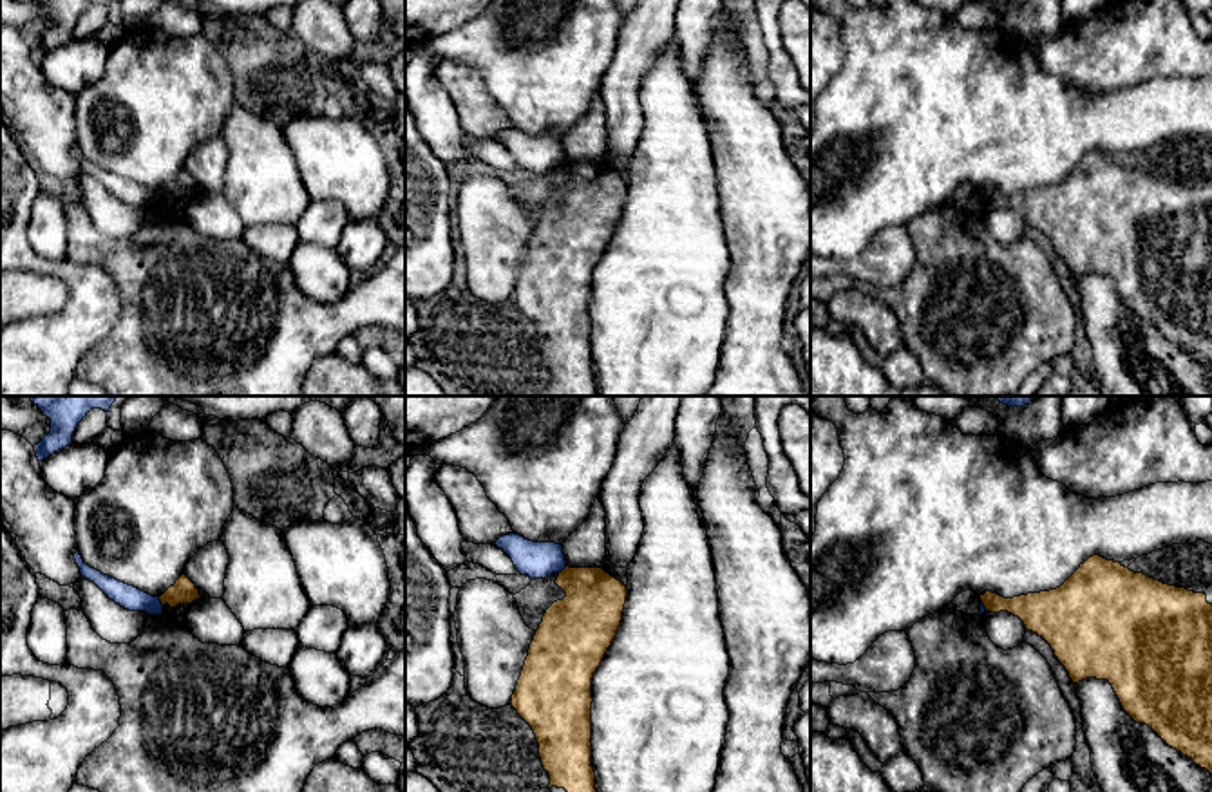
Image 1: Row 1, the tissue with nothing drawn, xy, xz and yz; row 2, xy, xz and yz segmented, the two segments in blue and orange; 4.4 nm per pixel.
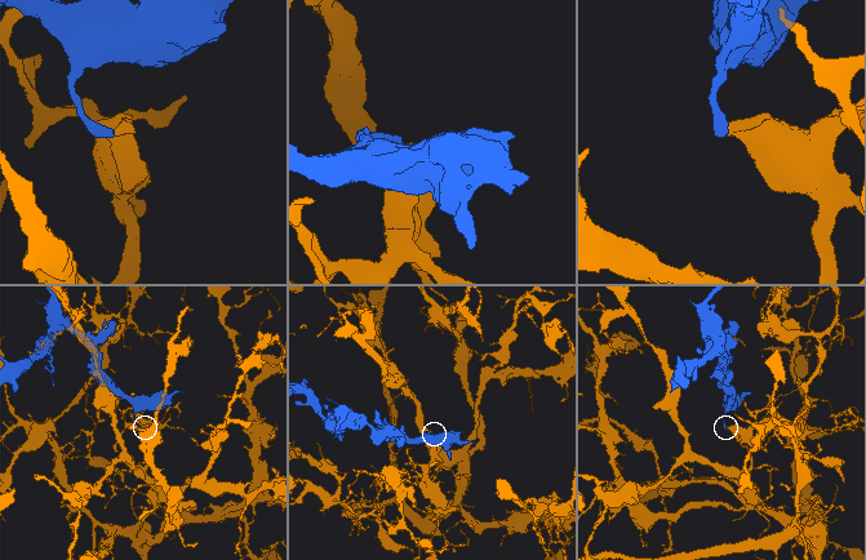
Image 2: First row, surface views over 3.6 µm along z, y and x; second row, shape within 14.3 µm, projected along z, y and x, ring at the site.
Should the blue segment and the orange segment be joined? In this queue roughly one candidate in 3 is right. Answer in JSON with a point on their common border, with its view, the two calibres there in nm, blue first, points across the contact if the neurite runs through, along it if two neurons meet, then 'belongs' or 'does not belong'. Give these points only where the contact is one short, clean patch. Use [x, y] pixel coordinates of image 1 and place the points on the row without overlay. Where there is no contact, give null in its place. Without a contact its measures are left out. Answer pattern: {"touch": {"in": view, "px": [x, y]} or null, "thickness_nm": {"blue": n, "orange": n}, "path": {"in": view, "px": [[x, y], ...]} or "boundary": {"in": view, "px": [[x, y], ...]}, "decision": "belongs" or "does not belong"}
{"touch": {"in": "xy", "px": [160, 196]}, "thickness_nm": {"blue": 110, "orange": 110}, "boundary": {"in": "xy", "px": [[158, 192], [163, 199]]}, "decision": "does not belong"}

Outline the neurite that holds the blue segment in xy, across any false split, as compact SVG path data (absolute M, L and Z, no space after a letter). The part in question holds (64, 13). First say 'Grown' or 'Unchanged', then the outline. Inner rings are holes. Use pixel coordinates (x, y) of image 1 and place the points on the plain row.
Unchanged. M38 0L38 4L51 14L51 27L34 40L38 56L43 56L72 38L78 18L92 4L109 7L110 0Z

